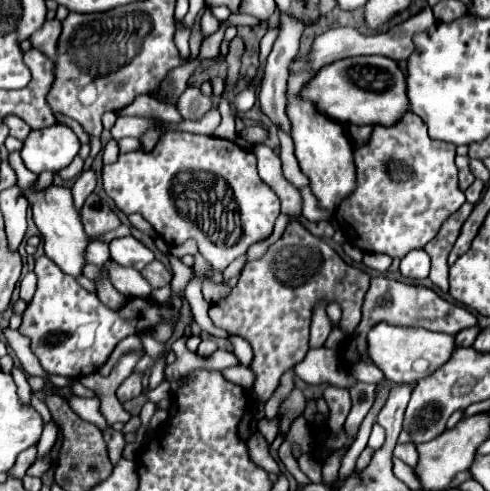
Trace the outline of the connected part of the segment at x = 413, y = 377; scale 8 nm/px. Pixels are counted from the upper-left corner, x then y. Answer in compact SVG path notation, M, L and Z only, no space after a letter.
M381 322L373 326L367 334L367 354L369 360L385 374L385 380L401 384L401 382L417 382L429 374L433 374L439 366L443 366L455 348L455 338L441 332L429 332L421 328L403 328L403 326L387 326Z

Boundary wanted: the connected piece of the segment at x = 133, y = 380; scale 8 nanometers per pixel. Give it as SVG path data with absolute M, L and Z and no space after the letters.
M133 372L119 388L117 388L117 398L121 402L129 400L129 398L135 398L143 392L143 374L141 372Z

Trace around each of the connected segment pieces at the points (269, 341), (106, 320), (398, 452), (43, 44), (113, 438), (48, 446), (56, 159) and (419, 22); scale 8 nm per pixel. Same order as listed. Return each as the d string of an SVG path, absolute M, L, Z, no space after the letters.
M255 144L253 152L259 162L259 176L265 178L265 182L269 182L269 186L281 198L281 212L291 220L283 236L269 248L269 252L261 260L249 262L243 268L231 294L223 302L211 306L209 318L217 328L241 336L251 344L251 370L255 374L253 390L261 402L267 402L279 388L281 376L301 362L309 350L313 308L319 302L331 304L337 300L343 312L341 330L345 338L351 338L361 322L361 306L371 278L367 272L345 264L329 244L313 236L301 222L295 220L295 216L301 216L303 200L299 190L283 176L279 156L265 144Z
M35 258L37 292L23 312L23 324L19 332L31 340L33 354L41 360L43 370L69 378L81 378L97 372L111 356L119 340L129 334L151 330L161 320L179 320L179 312L169 306L155 304L145 298L129 298L127 304L113 312L101 304L101 300L87 292L75 278L63 274L59 266L47 258Z
M397 444L395 446L395 452L393 452L397 458L401 458L405 464L409 466L417 466L417 460L419 460L419 454L417 454L417 448L415 444Z
M47 20L41 30L37 30L29 40L33 48L41 50L49 60L55 62L57 58L57 38L61 34L61 22L59 20Z
M103 434L105 442L107 442L107 448L109 448L109 460L113 464L117 464L117 460L121 458L121 452L125 448L125 440L123 440L123 434Z
M51 419L43 429L41 438L37 446L37 456L42 457L46 455L55 445L58 439L58 428L55 421Z
M55 124L41 130L31 130L21 150L21 158L25 166L39 174L39 172L59 172L61 168L69 166L69 162L77 156L81 144L75 132L67 126Z
M427 6L421 12L417 12L415 16L411 16L409 20L405 20L405 22L401 22L397 26L391 26L387 32L379 32L379 34L373 34L373 36L359 34L351 26L331 28L331 30L327 30L327 32L323 32L323 34L319 34L315 38L315 42L313 42L313 46L311 46L311 50L307 54L293 58L293 62L289 64L289 72L297 72L297 70L313 70L313 72L317 72L321 66L325 66L329 62L335 62L335 60L341 60L341 58L349 58L349 56L381 55L393 58L393 60L407 60L407 56L413 52L413 34L423 32L423 30L431 28L433 24L435 24L433 12Z

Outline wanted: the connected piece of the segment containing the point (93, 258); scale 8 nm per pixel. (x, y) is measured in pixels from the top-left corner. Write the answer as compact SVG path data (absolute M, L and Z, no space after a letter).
M93 240L87 246L87 262L101 266L109 258L109 244L103 240Z

